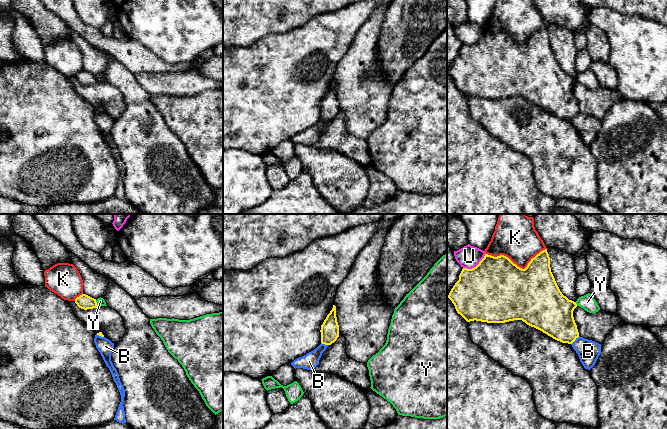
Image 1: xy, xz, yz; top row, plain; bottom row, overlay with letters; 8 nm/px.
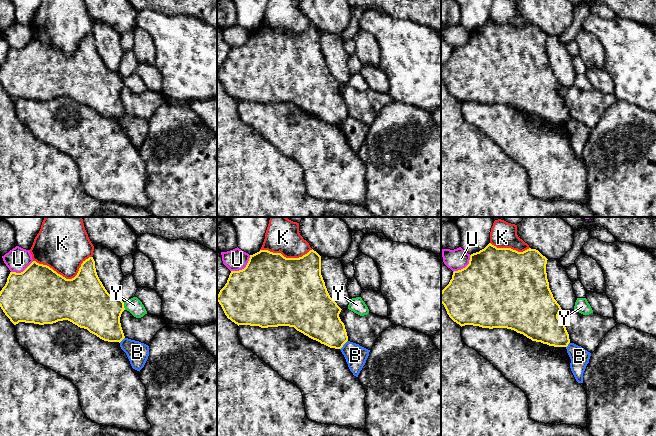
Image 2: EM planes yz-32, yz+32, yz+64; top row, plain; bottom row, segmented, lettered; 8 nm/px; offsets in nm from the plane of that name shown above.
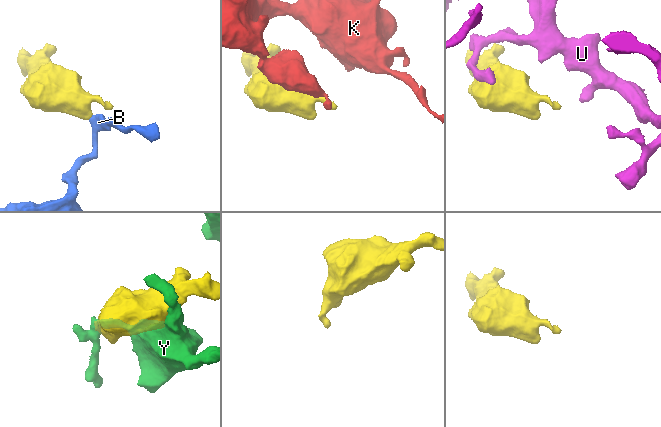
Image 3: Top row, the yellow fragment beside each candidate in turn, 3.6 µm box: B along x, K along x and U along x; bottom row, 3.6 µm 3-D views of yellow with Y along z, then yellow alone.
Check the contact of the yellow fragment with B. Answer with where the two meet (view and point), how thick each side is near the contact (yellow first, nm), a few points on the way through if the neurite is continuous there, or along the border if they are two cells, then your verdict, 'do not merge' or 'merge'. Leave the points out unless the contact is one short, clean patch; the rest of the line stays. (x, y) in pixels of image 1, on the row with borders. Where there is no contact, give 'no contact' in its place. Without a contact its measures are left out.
meets yellow in yz at (575, 339); 300 nm thick on the yellow side, 180 nm on the other; border along yz (579, 336), (571, 344); do not merge

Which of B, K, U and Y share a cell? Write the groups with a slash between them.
B / K / U / Y

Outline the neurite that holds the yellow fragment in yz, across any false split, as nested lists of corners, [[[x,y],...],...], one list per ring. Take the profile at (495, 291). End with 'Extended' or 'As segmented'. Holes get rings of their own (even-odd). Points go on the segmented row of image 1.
[[[547,249],[532,258],[525,269],[504,255],[494,257],[485,254],[476,267],[462,269],[448,298],[467,322],[505,323],[522,320],[562,343],[572,344],[579,337],[573,317],[577,304],[560,291],[551,272]]]. As segmented

